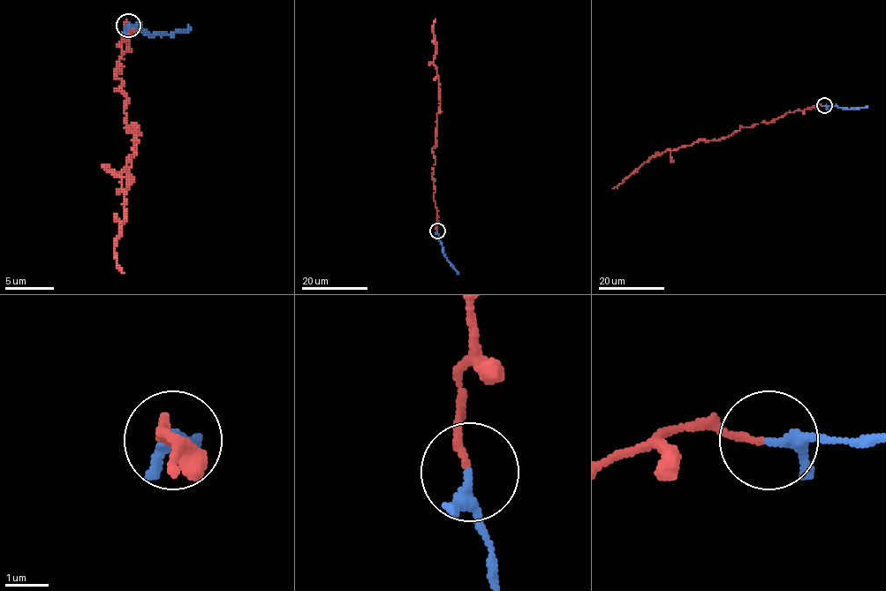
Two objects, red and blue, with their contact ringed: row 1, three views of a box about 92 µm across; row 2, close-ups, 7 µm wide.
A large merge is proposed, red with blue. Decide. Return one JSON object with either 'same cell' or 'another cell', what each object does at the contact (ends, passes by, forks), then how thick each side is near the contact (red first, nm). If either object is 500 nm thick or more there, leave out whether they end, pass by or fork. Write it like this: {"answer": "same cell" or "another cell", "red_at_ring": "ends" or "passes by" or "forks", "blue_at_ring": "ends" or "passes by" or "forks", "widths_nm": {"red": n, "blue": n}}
{"answer": "same cell", "red_at_ring": "ends", "blue_at_ring": "passes by", "widths_nm": {"red": 150, "blue": 200}}

